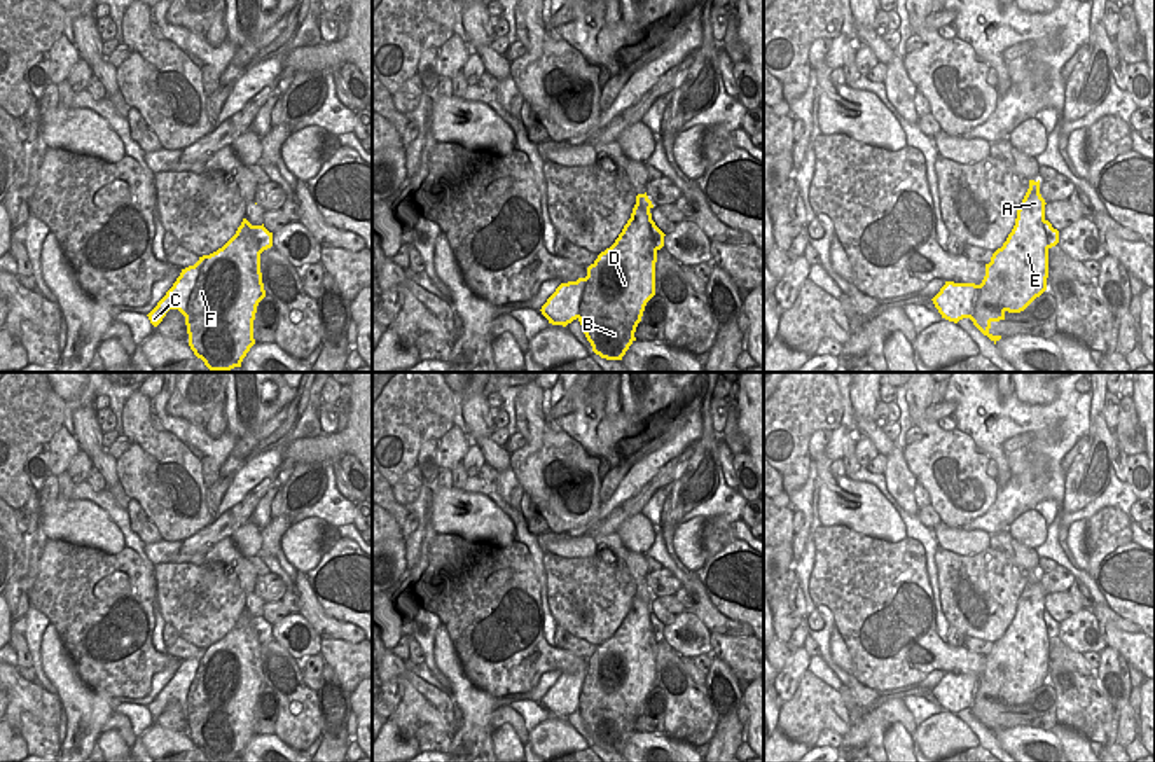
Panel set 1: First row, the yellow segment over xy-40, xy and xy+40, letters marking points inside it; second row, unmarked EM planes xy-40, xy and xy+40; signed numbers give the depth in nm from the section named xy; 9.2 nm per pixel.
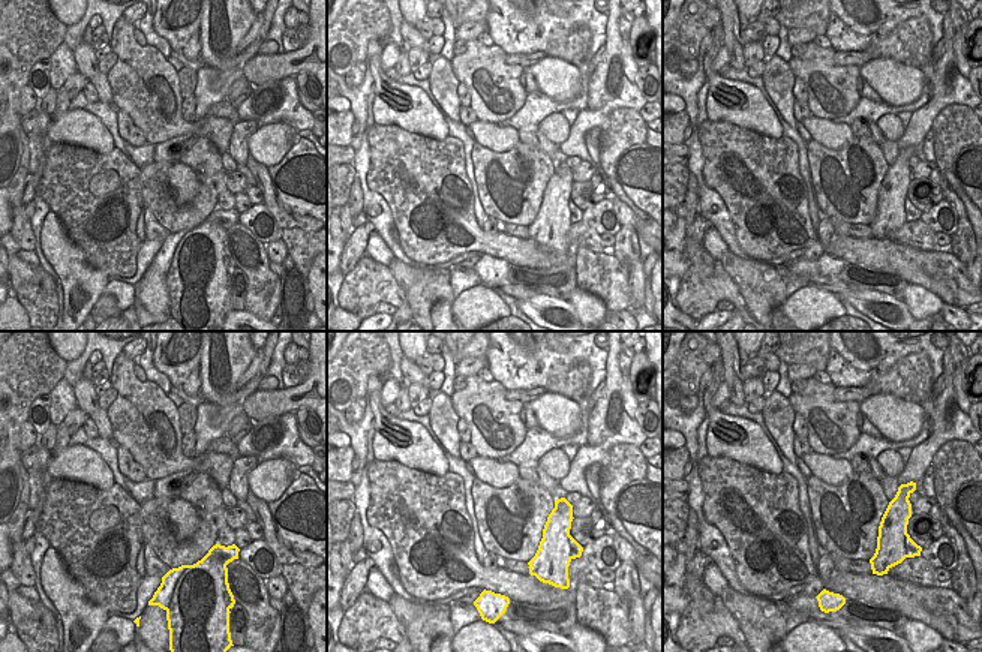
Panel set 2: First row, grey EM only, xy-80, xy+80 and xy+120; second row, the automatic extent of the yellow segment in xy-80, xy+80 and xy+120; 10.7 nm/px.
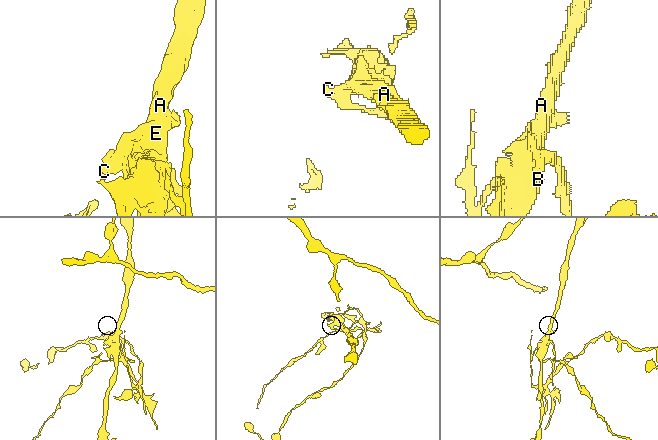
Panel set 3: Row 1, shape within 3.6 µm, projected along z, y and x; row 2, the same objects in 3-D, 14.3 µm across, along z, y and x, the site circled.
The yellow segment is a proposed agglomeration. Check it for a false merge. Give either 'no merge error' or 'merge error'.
merge error

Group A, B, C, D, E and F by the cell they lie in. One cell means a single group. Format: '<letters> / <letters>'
A B D E F / C

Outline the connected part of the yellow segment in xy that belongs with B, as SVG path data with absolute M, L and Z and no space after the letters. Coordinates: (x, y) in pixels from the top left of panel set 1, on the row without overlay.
M647 584L638 585L631 610L615 634L587 659L585 669L578 669L578 675L585 678L578 713L592 743L606 752L622 752L636 732L634 724L647 694L655 687L657 643L664 638L666 626L652 612L652 599Z

